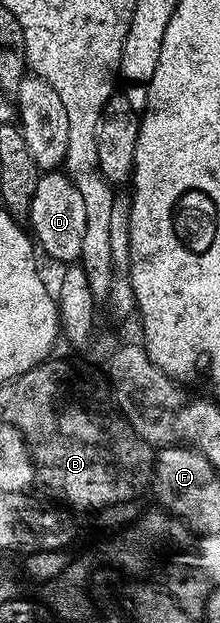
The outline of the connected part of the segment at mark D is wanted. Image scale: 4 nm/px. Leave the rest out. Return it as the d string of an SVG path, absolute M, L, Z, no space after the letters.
M46 173L39 178L36 193L30 202L28 222L34 226L32 235L37 246L41 250L43 247L56 262L62 263L61 265L74 265L79 262L87 213L79 190L76 189L76 185L70 183L65 174Z

